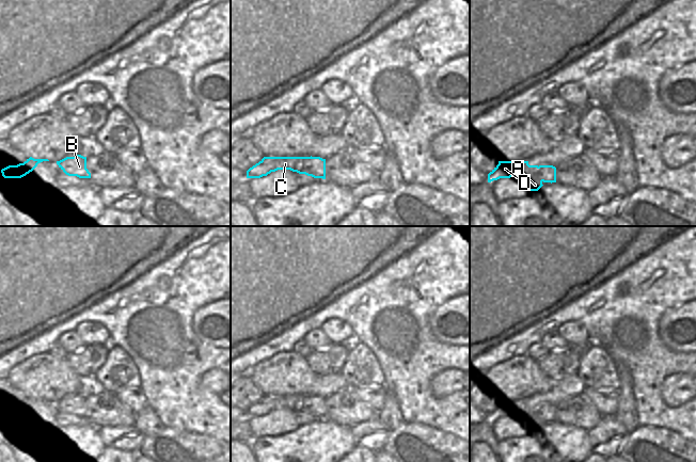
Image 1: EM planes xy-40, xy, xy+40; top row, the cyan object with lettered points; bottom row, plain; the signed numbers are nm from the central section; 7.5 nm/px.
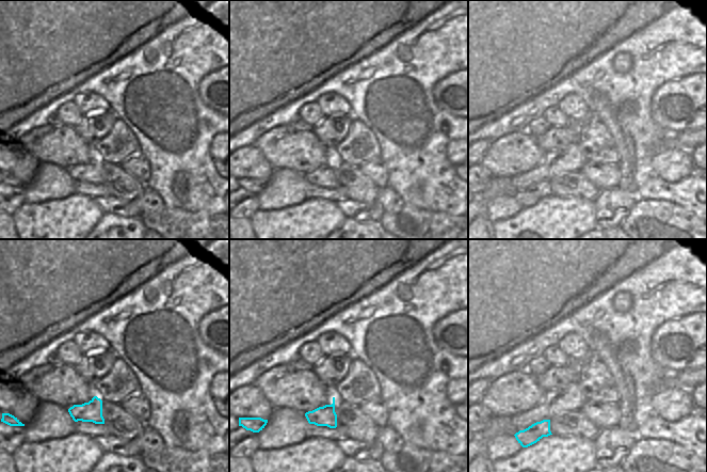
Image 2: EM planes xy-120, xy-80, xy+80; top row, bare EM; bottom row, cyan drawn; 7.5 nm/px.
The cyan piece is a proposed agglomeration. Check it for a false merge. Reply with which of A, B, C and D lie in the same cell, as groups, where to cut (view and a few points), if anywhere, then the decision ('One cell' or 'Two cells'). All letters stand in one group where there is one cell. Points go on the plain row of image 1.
Groups: A B / C D. Split along xy (298, 396), (295, 402), (295, 410). Two cells

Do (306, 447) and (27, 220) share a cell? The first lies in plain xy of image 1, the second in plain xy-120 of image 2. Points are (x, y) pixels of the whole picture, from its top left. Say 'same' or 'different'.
same

